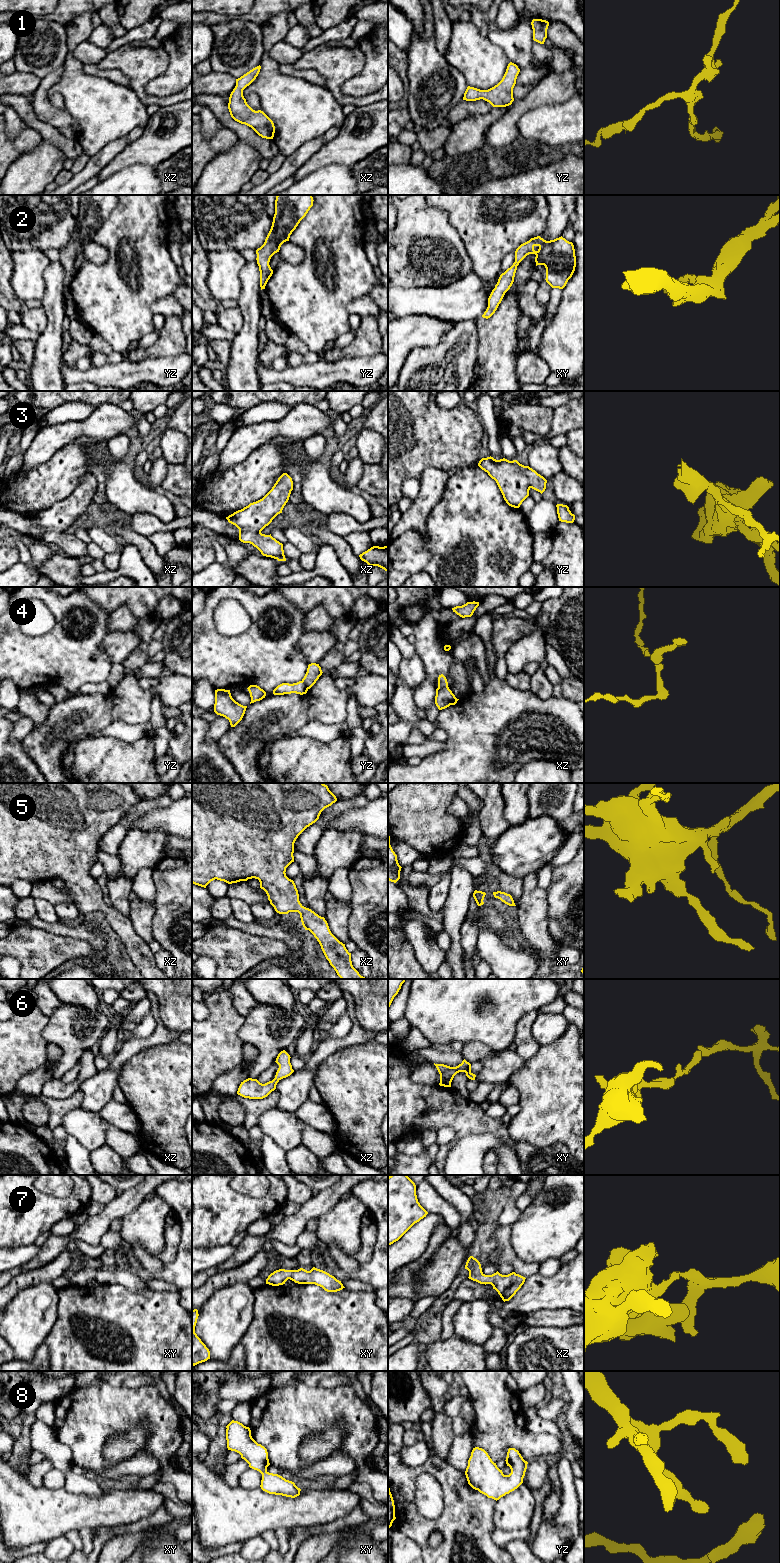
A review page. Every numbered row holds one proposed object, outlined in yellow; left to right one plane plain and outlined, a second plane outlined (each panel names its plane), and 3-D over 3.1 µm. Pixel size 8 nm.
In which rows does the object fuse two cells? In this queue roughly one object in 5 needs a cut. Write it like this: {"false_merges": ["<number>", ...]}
{"false_merges": []}

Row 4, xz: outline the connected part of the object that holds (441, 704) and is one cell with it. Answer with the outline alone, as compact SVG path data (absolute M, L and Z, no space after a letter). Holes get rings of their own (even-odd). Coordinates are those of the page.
M441 674L438 677L438 688L436 689L435 704L439 710L445 709L450 705L455 705L459 699L455 697L448 687L446 677Z

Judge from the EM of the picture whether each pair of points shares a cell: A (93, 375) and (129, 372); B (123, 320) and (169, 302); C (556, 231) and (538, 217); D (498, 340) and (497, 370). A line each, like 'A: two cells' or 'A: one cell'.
A: one cell
B: two cells
C: two cells
D: one cell

